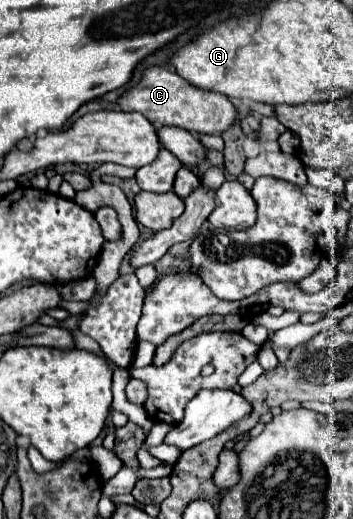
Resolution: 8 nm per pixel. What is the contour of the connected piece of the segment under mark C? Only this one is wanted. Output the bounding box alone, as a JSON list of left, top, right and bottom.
[118,67,238,135]

